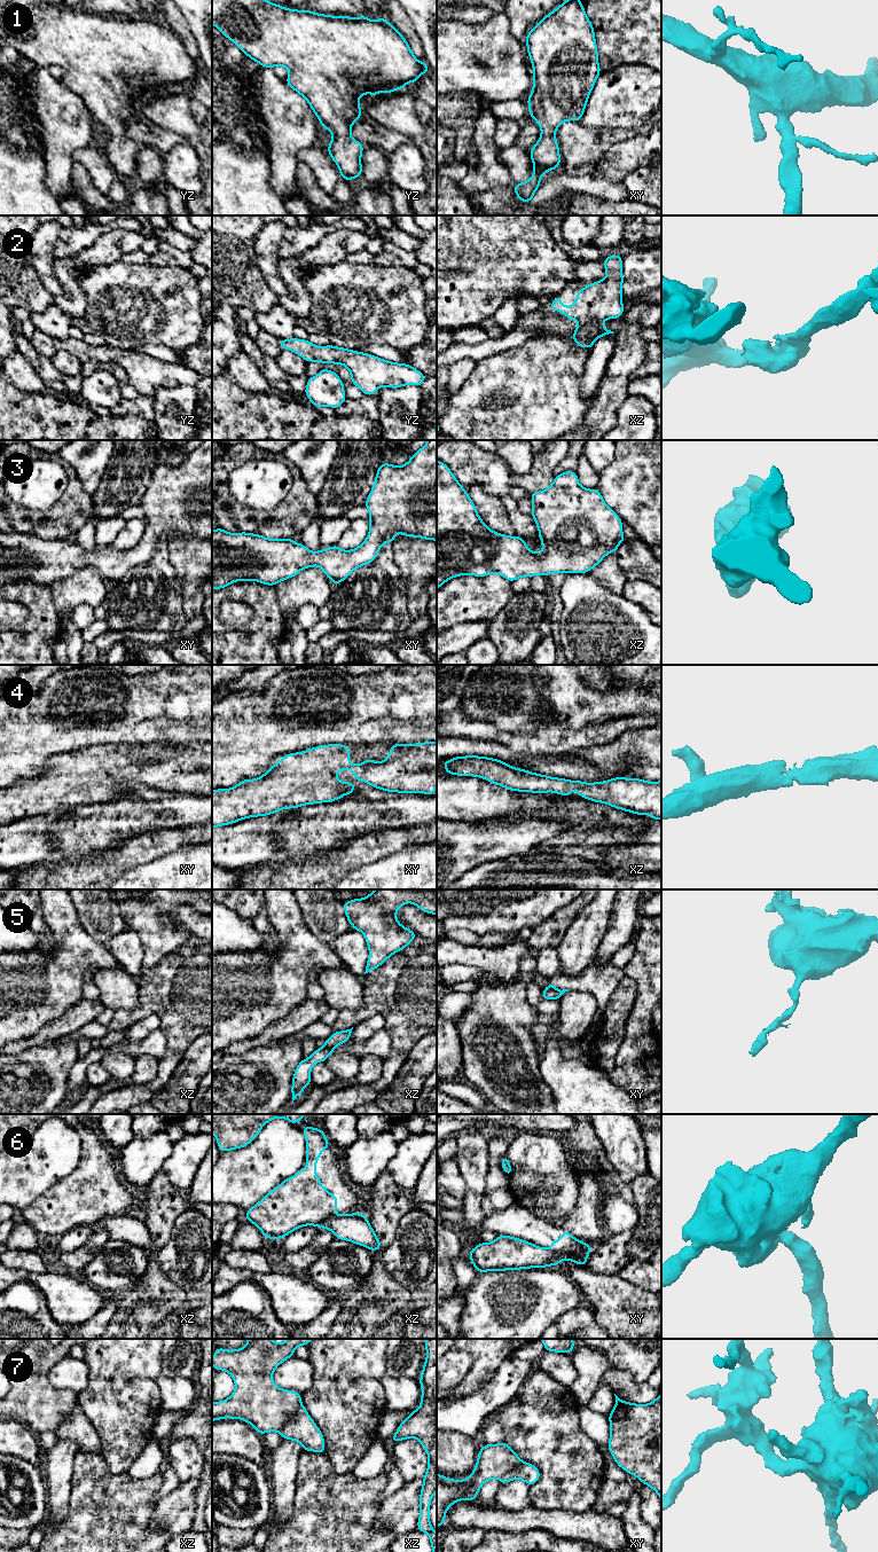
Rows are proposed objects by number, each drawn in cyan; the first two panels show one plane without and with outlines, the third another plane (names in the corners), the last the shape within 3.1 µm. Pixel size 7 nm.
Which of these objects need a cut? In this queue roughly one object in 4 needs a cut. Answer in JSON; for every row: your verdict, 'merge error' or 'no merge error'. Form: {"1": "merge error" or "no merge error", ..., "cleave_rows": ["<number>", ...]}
{"1": "no merge error", "2": "no merge error", "3": "no merge error", "4": "no merge error", "5": "merge error", "6": "merge error", "7": "merge error", "cleave_rows": ["5", "6", "7"]}

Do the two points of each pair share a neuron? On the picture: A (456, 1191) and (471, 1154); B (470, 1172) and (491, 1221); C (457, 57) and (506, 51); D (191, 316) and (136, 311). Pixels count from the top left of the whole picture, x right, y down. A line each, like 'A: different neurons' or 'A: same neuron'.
A: different neurons
B: different neurons
C: same neuron
D: same neuron

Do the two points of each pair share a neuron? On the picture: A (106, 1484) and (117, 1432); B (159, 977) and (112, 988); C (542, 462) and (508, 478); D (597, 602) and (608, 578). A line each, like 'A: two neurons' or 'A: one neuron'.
A: two neurons
B: two neurons
C: one neuron
D: two neurons

